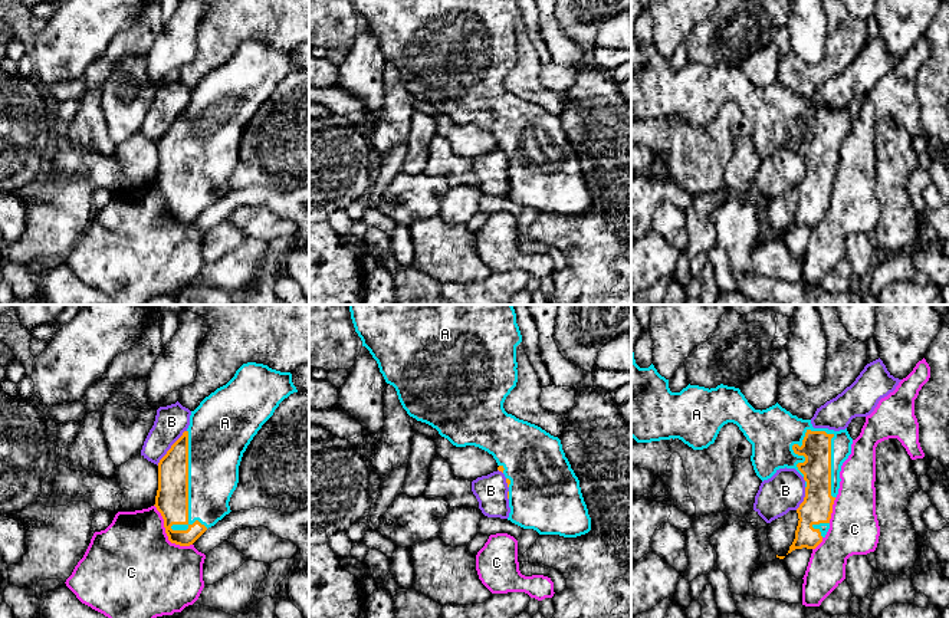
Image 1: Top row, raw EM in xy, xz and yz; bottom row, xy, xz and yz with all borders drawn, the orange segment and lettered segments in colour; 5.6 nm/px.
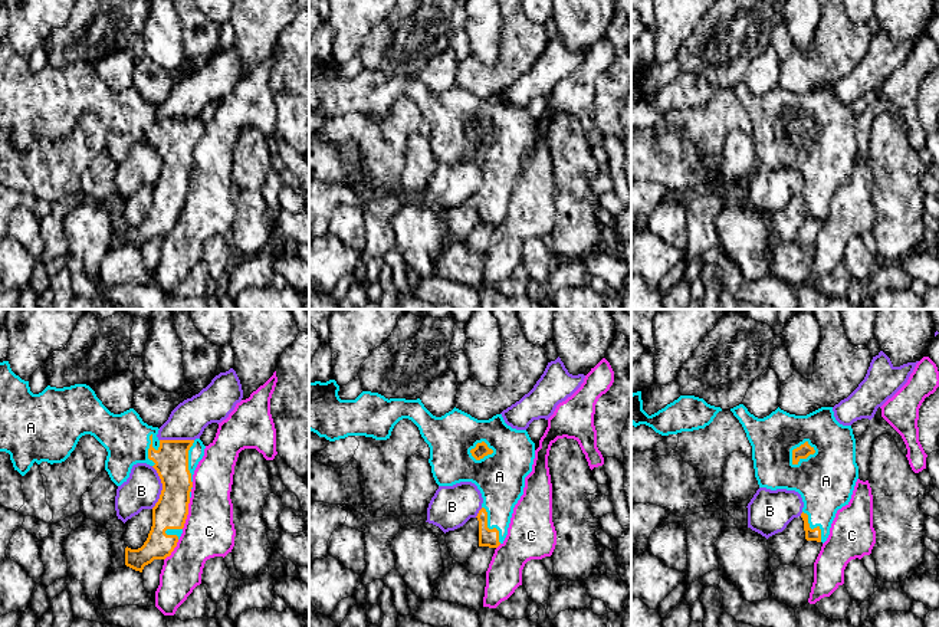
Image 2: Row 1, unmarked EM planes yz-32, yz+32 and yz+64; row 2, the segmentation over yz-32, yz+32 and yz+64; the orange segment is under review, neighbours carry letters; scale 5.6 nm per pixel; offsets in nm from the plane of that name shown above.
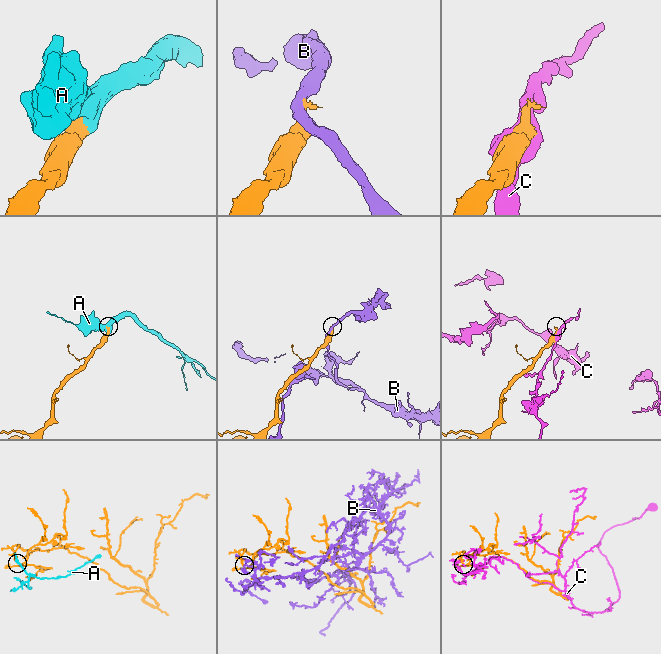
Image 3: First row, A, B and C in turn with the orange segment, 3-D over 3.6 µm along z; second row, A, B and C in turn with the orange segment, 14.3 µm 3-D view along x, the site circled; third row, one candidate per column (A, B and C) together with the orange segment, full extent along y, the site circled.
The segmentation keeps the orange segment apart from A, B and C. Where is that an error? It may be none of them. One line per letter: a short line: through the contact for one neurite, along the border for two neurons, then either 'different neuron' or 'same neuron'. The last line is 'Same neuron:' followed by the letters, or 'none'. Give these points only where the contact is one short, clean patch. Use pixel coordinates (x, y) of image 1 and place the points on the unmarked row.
A: same neuron
B: different neuron
C: different neuron
Same neuron: A

